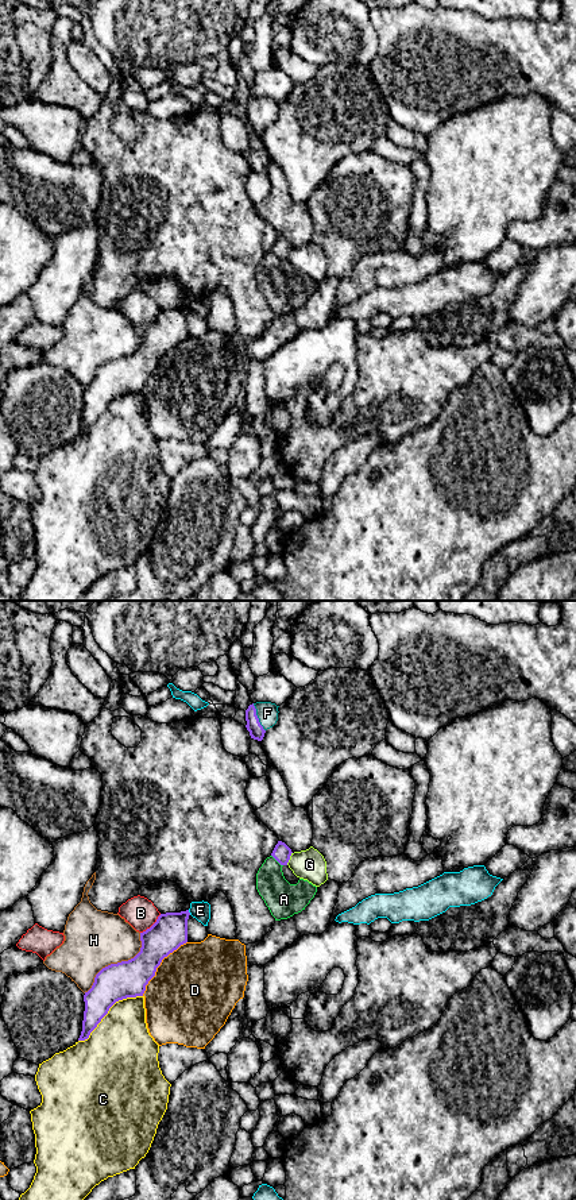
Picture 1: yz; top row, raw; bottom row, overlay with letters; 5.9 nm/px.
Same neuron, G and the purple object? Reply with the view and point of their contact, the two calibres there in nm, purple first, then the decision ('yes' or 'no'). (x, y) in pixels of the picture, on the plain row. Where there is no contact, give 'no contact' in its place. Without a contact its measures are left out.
meets purple in yz at (289, 254); 100 nm thick on the purple side, 180 nm on the other; no

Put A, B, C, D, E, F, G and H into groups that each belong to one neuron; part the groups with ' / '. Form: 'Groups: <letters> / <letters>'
Groups: A / B / C / D / E / F / G / H

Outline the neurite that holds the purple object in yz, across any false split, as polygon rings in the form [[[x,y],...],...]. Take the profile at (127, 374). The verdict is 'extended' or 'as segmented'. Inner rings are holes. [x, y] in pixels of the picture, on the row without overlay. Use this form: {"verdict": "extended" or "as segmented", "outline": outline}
{"verdict": "as segmented", "outline": [[[189,305],[161,309],[150,324],[140,328],[142,343],[134,354],[111,359],[96,370],[92,383],[84,390],[78,436],[89,433],[116,397],[143,391],[162,355],[188,337],[189,310]]]}

